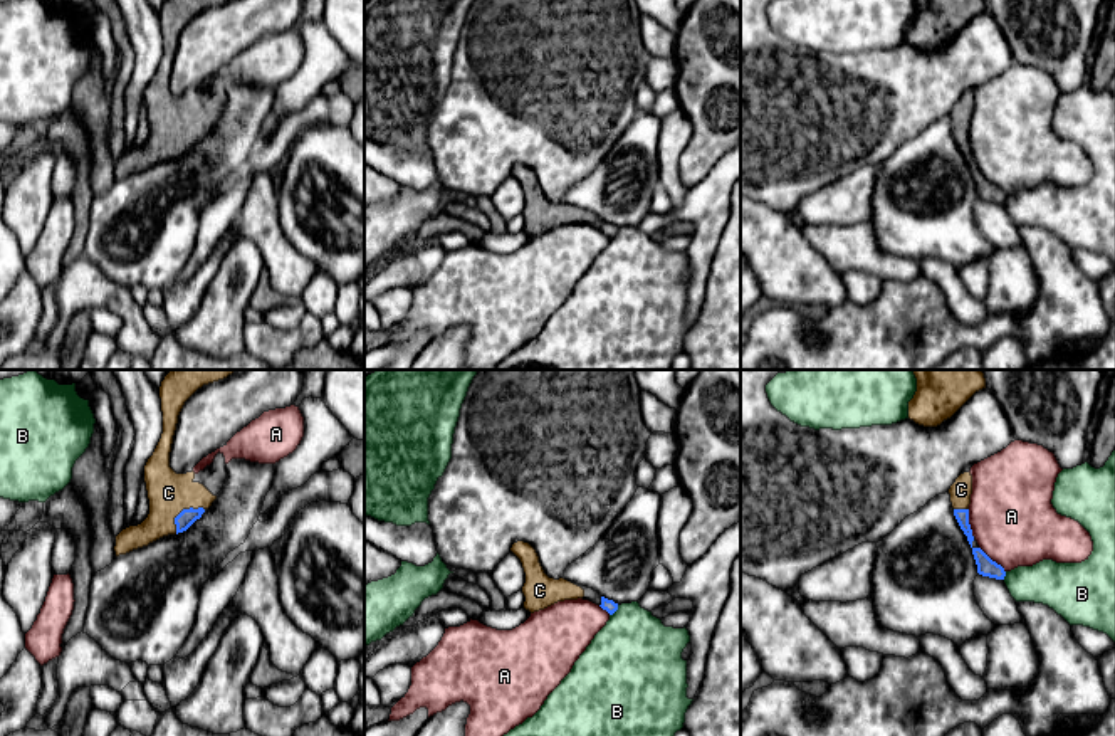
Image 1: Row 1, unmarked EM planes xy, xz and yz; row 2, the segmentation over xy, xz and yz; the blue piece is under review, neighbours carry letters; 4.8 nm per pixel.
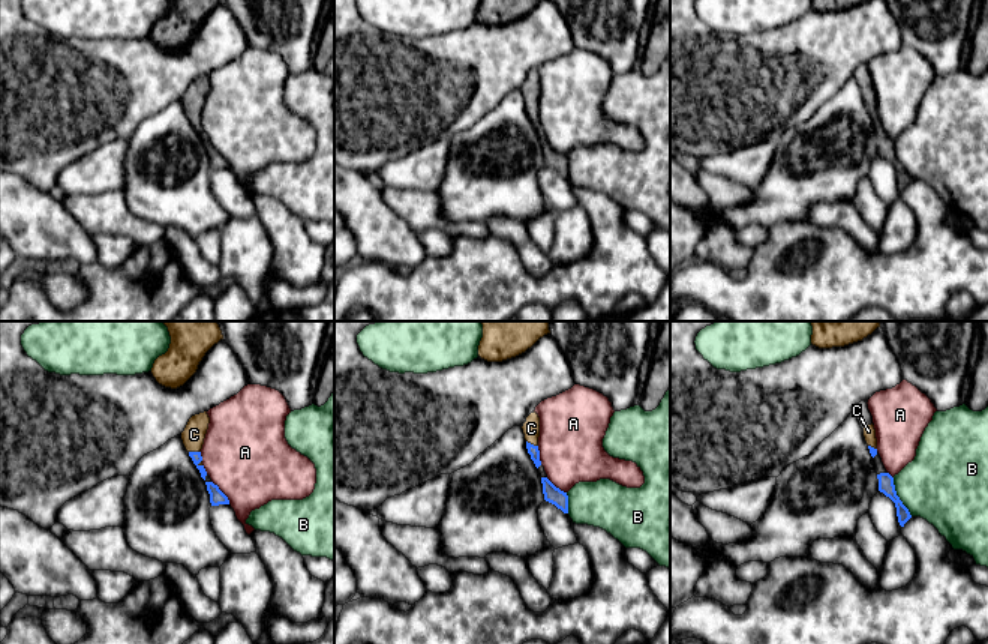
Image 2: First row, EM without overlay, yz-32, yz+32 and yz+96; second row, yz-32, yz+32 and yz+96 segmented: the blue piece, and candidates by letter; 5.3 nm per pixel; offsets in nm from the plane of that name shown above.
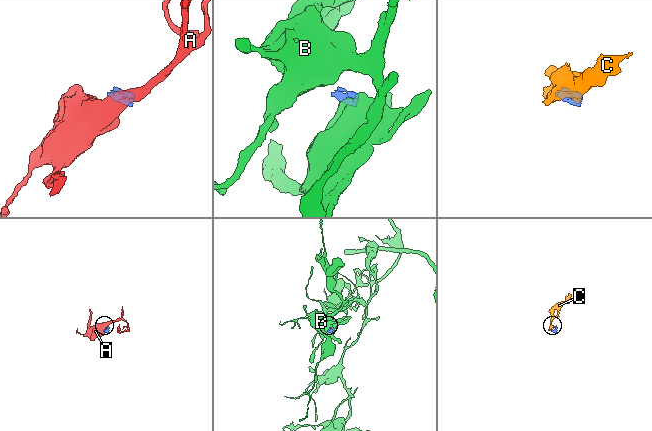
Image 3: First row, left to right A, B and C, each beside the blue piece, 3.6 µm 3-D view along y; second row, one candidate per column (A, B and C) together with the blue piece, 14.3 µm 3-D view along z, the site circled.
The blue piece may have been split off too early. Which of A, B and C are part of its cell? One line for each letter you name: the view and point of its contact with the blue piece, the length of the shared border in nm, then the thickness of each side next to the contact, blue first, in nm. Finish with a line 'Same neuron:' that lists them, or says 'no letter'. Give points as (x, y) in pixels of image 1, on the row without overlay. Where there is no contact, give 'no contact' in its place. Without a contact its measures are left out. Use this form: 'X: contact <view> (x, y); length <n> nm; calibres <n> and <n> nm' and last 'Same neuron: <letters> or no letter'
C: contact xy (182, 135); length 190 nm; calibres 80 and 200 nm
Same neuron: C

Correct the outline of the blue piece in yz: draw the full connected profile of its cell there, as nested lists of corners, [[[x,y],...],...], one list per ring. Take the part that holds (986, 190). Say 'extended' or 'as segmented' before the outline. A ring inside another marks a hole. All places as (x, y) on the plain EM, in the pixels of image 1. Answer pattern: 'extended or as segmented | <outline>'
as segmented | [[[972,171],[972,178],[977,188],[977,197],[982,200],[1004,203],[1006,195],[1001,188],[992,185],[981,171]]]

